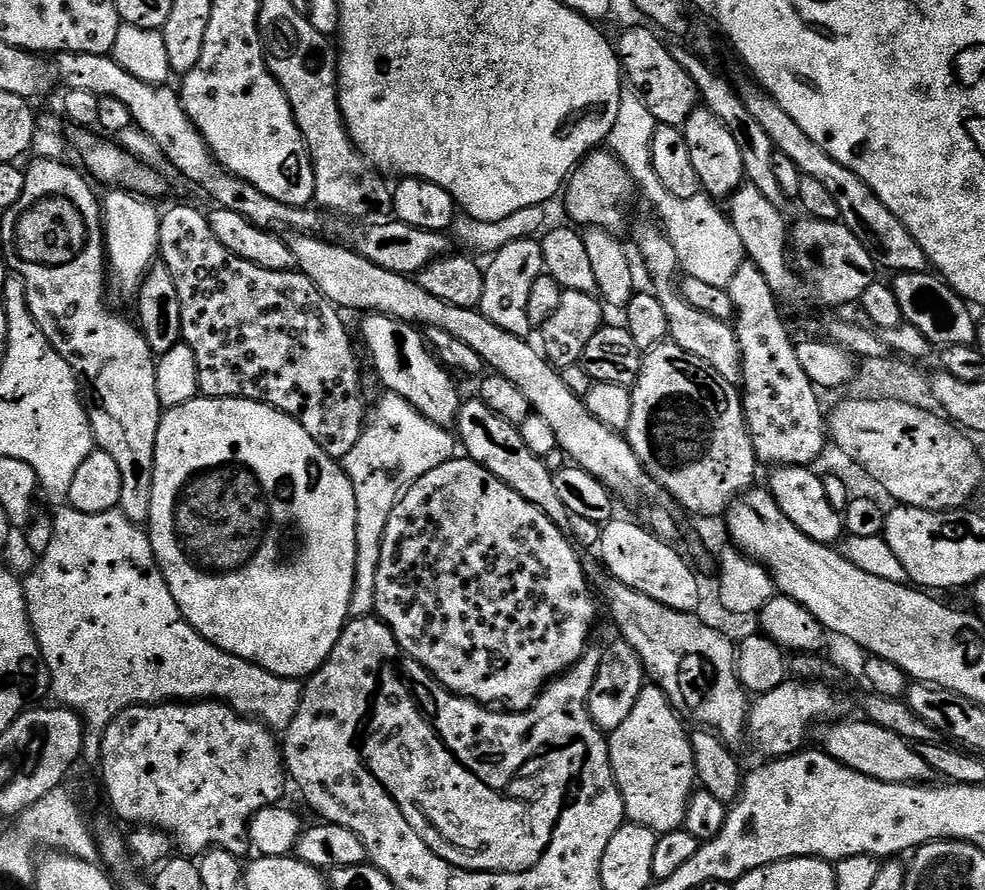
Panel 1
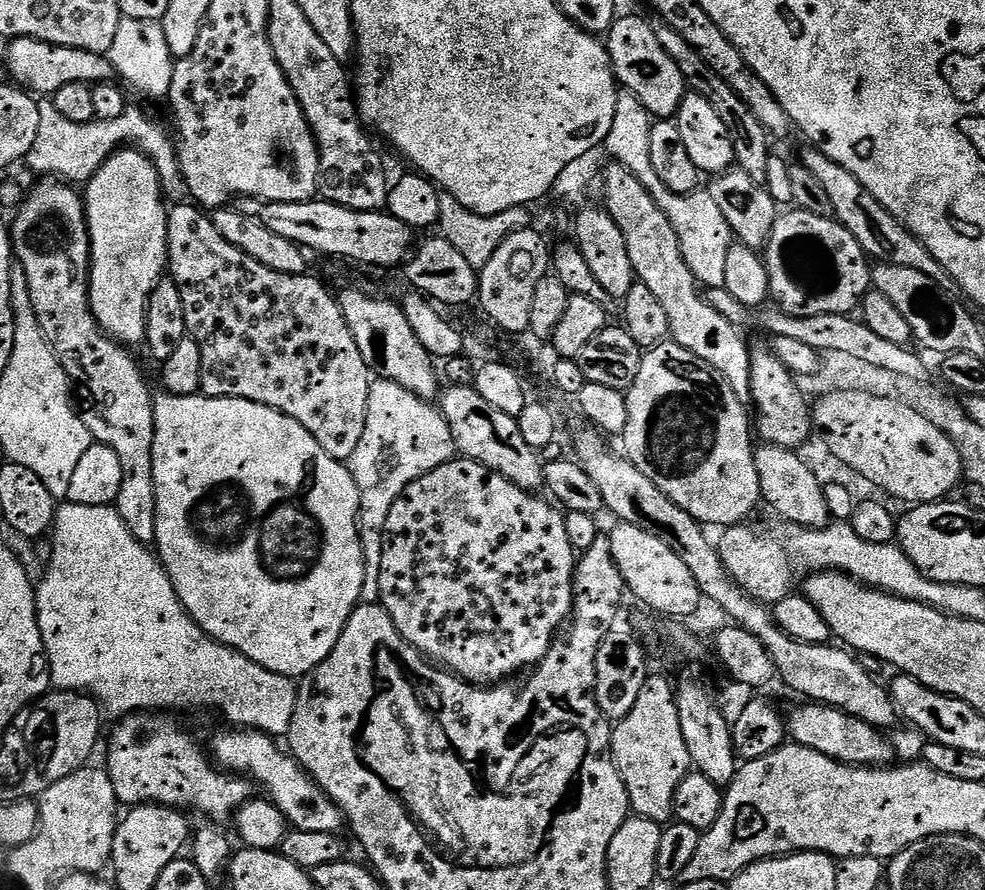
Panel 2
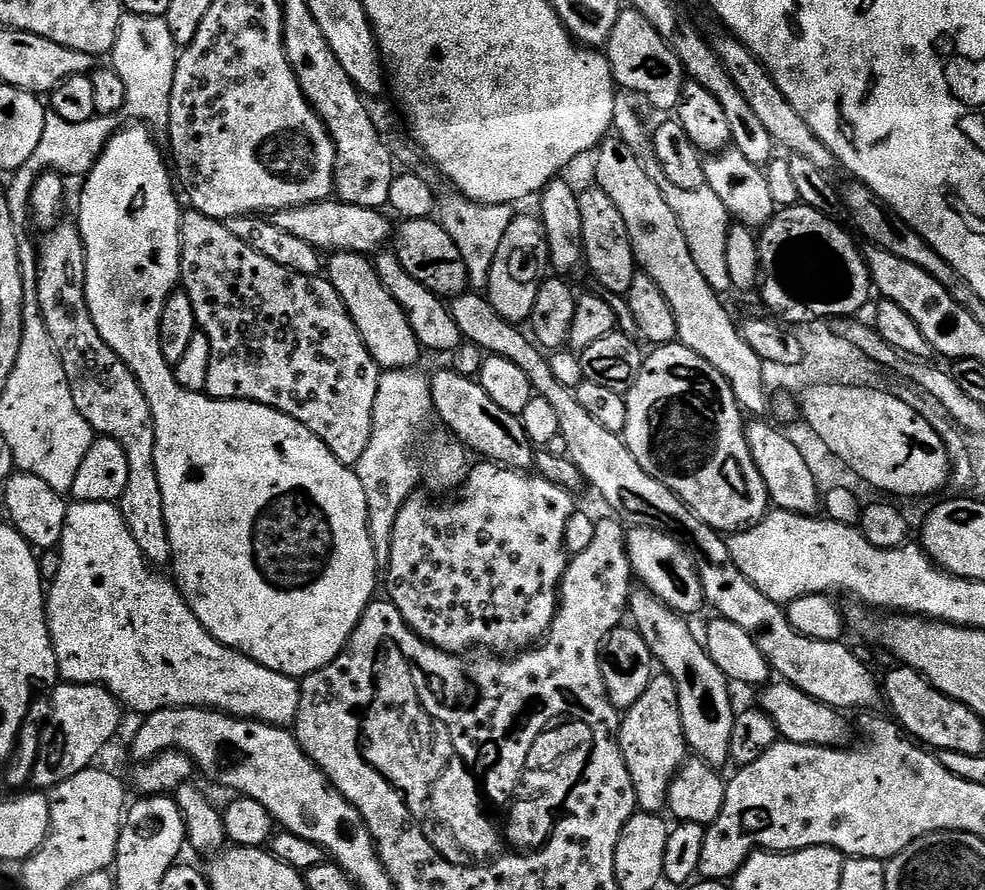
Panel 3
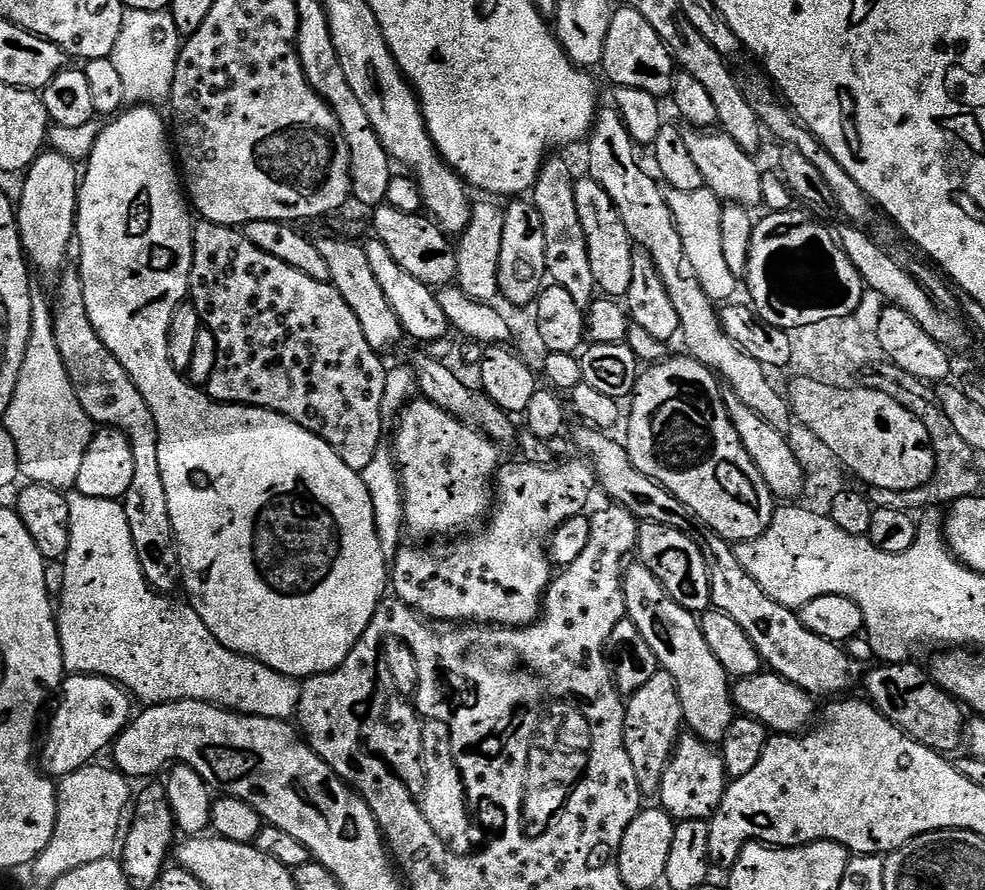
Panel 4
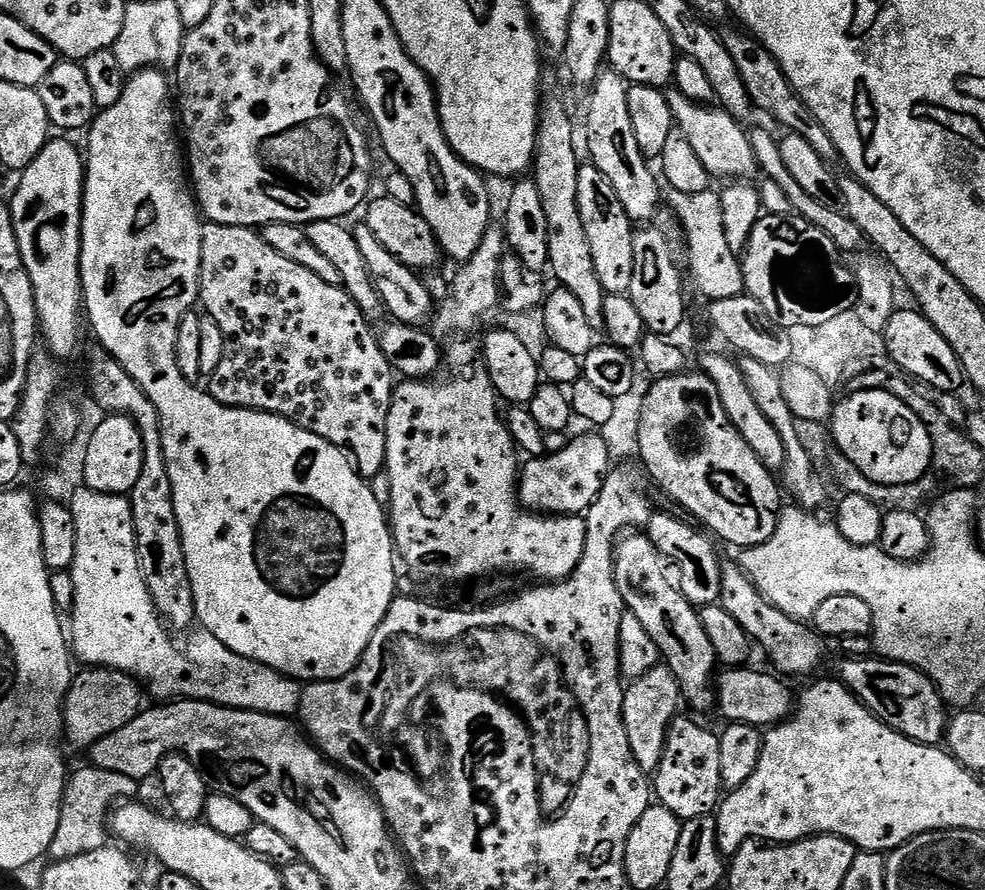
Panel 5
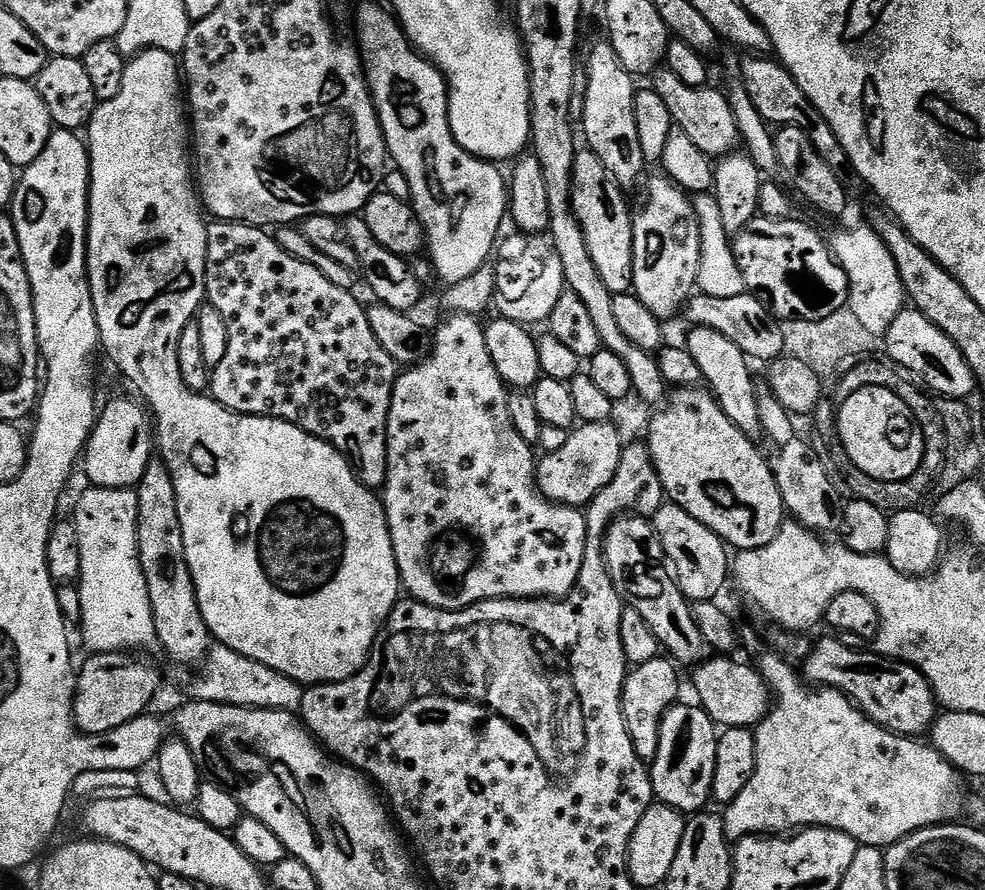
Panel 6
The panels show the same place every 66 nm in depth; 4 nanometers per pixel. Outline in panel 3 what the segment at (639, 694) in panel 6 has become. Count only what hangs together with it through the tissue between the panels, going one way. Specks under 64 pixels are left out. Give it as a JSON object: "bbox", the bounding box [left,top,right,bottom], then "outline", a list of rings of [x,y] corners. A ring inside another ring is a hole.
{"bbox":[618,675,690,813],"outline":[[[653,675],[642,698],[623,713],[618,739],[626,770],[630,770],[630,782],[634,782],[637,809],[663,813],[676,771],[683,766],[690,752],[682,730],[682,714],[678,710],[678,686],[672,676]]]}

